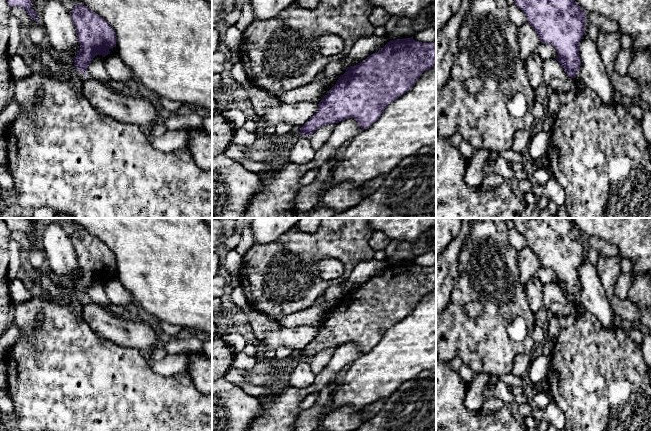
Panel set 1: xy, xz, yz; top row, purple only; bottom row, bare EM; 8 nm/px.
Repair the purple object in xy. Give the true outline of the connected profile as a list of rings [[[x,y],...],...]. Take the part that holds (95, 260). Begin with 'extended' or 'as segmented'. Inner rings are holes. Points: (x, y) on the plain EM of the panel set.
as segmented | [[[75,228],[70,239],[80,268],[73,283],[74,289],[85,301],[93,282],[110,278],[109,274],[116,271],[117,261],[113,252],[102,241],[83,228]]]

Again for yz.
as segmented | [[[512,218],[541,267],[551,268],[565,297],[575,302],[581,290],[579,267],[586,238],[570,218]]]

